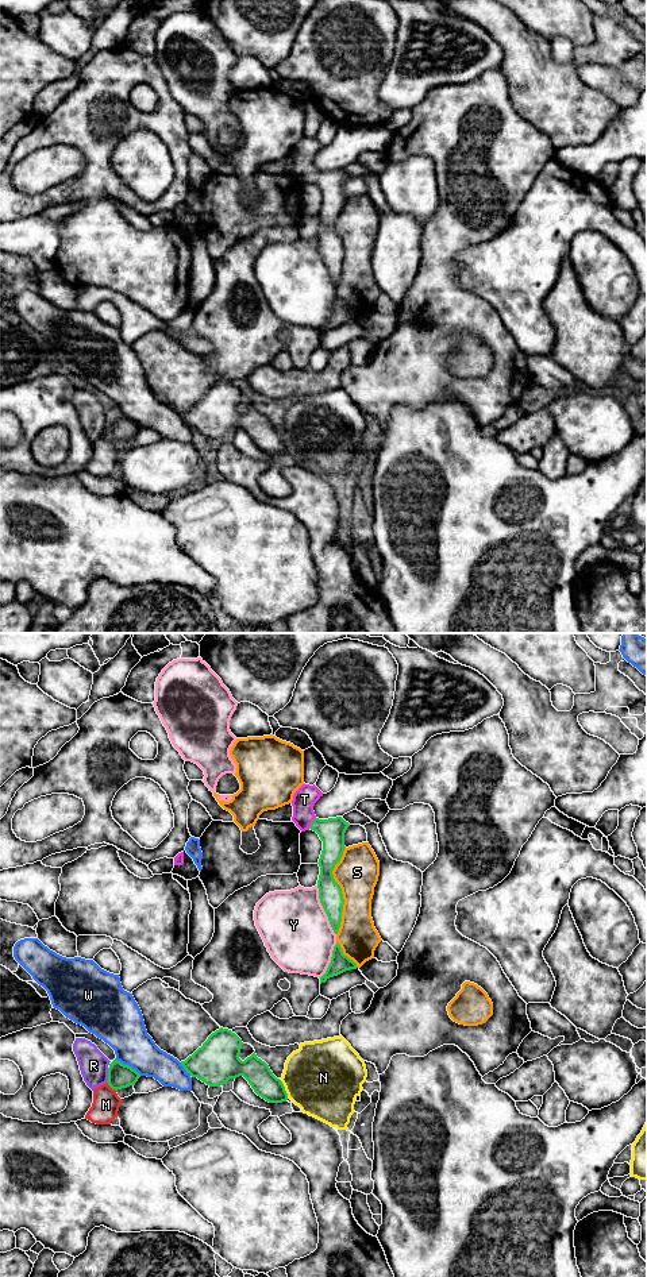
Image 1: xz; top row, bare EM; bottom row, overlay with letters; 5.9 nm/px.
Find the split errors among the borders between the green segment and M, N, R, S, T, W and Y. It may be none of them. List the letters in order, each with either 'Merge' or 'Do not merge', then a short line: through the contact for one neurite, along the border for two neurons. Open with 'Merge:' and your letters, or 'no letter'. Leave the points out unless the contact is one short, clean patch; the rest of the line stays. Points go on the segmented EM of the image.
Merge: T
M: Do not merge
N: Do not merge
R: Do not merge
S: Do not merge
T: Merge. Line: xz (331, 832), (312, 822), (304, 814), (304, 799)
W: Do not merge
Y: Do not merge

